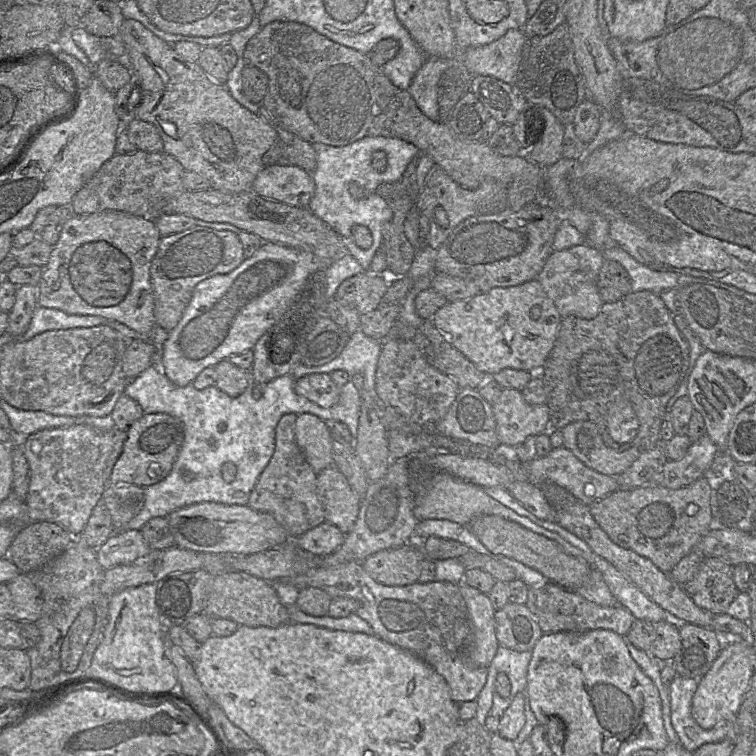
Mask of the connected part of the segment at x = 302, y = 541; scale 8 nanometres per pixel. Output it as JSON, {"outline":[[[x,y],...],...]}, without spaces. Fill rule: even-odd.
{"outline":[[[324,522],[299,538],[291,538],[300,550],[314,556],[324,557],[336,552],[344,542],[345,535],[341,530]]]}

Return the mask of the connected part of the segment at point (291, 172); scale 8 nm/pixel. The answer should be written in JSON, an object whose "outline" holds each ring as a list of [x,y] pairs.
{"outline":[[[287,163],[264,167],[252,184],[260,196],[302,208],[308,207],[314,189],[311,173]]]}

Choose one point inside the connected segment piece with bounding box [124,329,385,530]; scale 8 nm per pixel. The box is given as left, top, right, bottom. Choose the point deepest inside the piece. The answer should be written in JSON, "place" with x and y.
{"place":[228,443]}

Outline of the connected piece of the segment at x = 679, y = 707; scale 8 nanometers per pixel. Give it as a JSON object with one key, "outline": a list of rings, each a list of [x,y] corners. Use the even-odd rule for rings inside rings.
{"outline":[[[677,675],[669,685],[671,722],[680,744],[694,752],[706,743],[728,739],[734,742],[738,736],[735,721],[721,721],[711,729],[703,729],[692,716],[692,699],[698,687],[698,680]]]}

